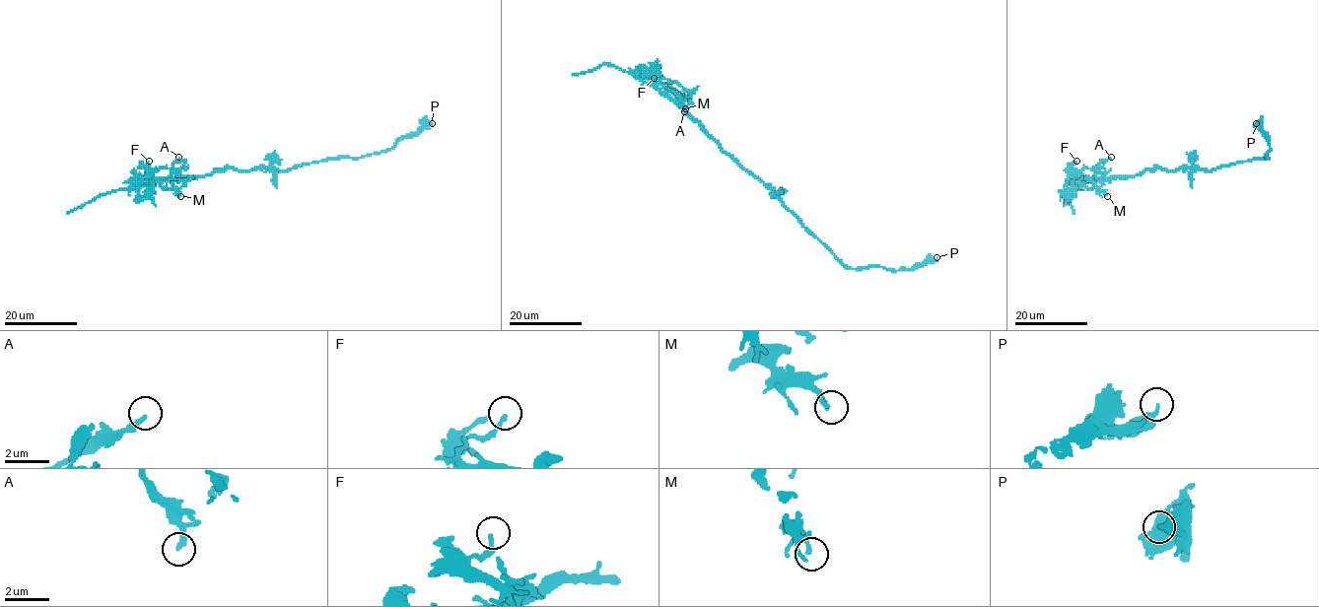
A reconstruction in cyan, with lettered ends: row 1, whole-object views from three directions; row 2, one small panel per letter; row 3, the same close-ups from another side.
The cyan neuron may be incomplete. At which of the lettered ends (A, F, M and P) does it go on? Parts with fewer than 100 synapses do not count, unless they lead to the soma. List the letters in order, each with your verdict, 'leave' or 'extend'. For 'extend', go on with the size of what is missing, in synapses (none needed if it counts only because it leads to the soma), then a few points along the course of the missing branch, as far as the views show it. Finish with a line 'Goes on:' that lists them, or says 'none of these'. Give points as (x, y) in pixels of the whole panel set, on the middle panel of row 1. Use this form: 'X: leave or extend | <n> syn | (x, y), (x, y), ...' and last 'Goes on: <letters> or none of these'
A: leave
F: leave
M: leave
P: leave
Goes on: none of these

